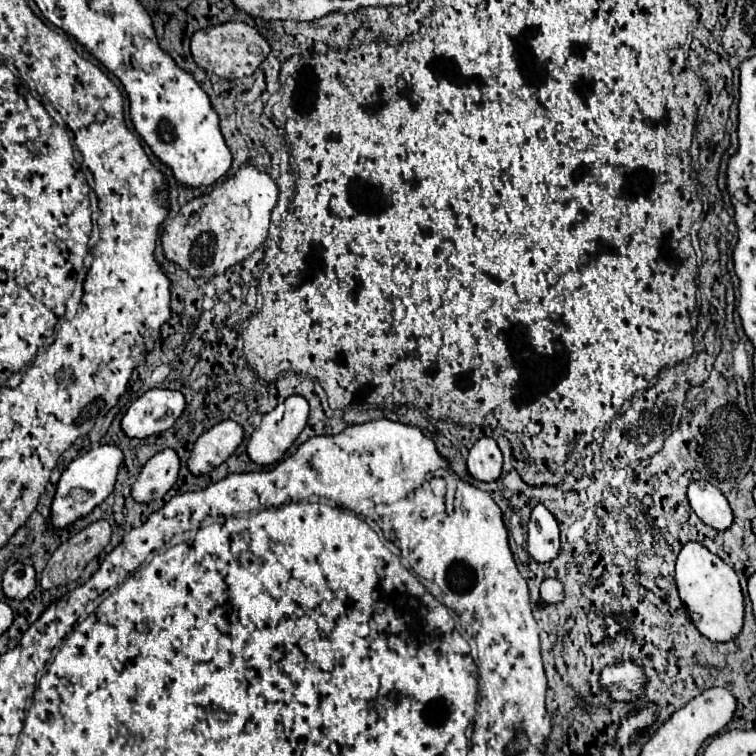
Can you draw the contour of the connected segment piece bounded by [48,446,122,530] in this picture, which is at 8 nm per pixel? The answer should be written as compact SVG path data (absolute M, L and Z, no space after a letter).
M98 446L88 450L84 456L72 460L70 466L62 472L60 482L56 486L48 524L56 530L68 528L76 520L88 516L98 504L102 504L108 498L108 494L114 490L120 462L122 462L122 450L116 446Z

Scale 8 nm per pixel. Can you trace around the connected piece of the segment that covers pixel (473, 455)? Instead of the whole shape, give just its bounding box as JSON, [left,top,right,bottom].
[468,438,502,482]

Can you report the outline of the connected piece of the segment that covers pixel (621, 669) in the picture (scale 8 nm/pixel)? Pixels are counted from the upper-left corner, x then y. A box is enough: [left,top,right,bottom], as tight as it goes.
[600,662,646,702]

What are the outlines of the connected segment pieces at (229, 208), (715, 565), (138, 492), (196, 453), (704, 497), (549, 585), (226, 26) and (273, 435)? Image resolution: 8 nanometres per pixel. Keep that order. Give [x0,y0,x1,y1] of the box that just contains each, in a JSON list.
[[162,166,278,278],[674,542,744,642],[132,448,180,504],[188,420,244,476],[688,480,734,530],[540,578,564,604],[190,20,270,80],[246,396,308,466]]

